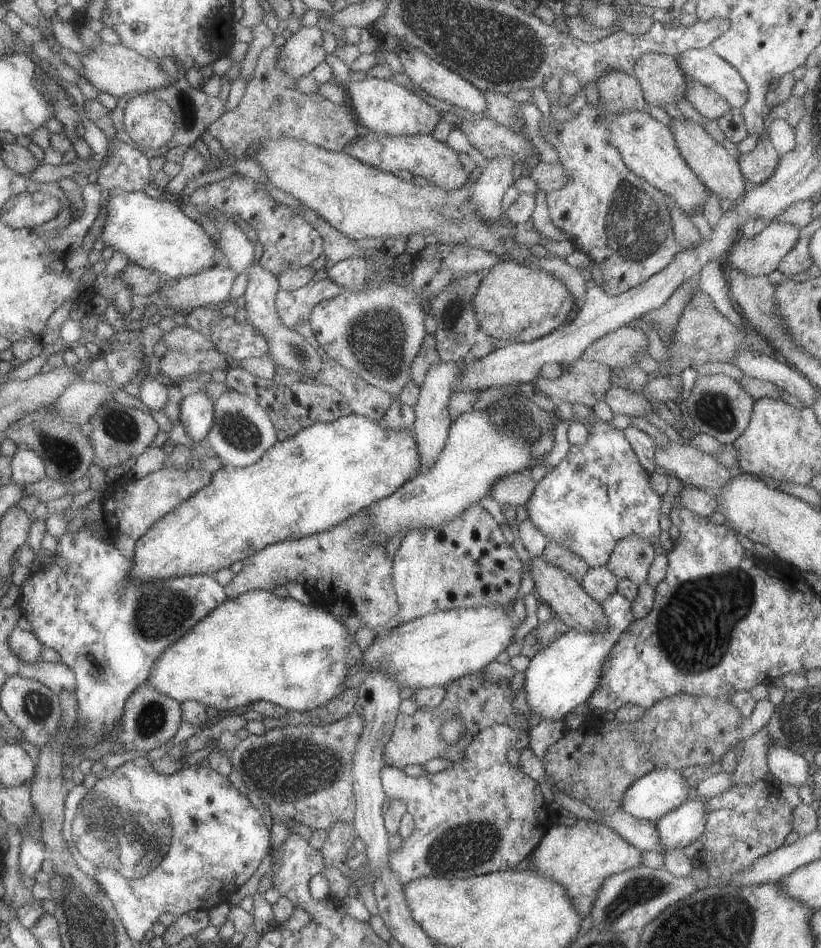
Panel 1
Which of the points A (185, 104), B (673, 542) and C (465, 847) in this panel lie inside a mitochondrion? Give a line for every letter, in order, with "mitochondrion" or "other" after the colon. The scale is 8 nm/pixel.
A: other
B: other
C: mitochondrion

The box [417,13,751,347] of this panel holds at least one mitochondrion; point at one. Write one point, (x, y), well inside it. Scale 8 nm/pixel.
(634, 223)

